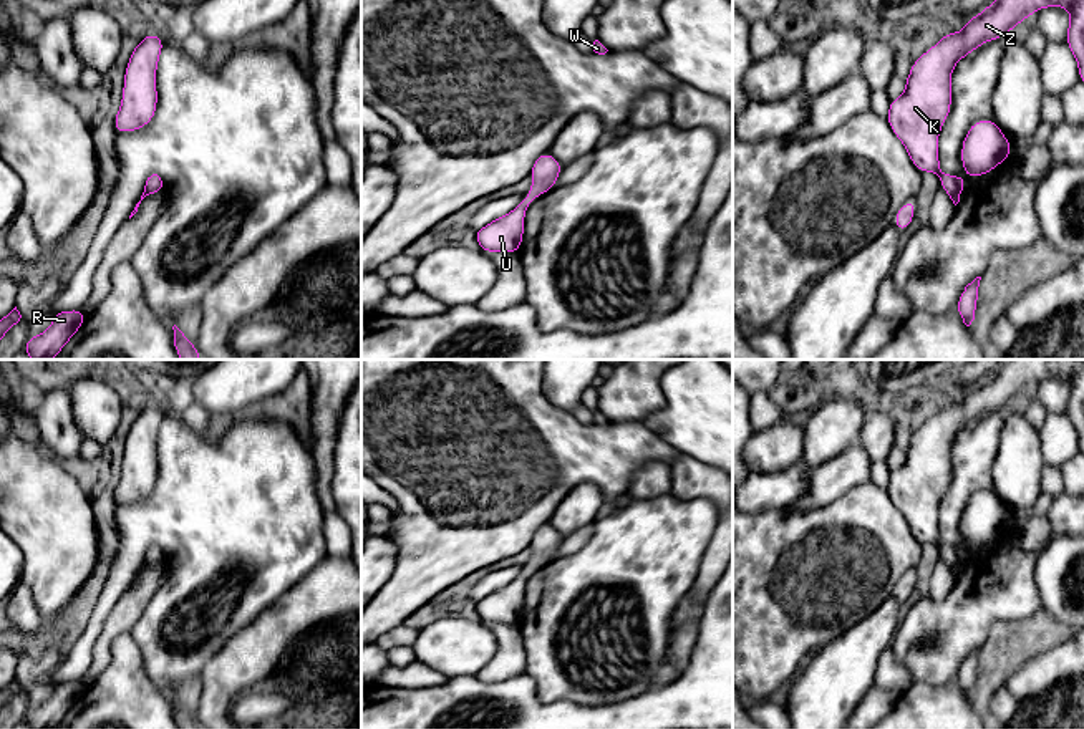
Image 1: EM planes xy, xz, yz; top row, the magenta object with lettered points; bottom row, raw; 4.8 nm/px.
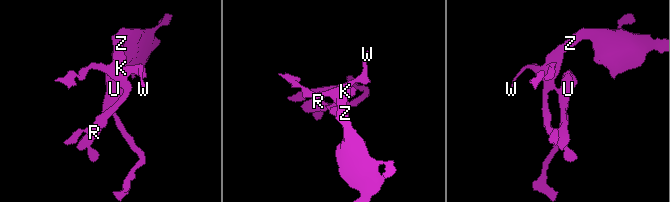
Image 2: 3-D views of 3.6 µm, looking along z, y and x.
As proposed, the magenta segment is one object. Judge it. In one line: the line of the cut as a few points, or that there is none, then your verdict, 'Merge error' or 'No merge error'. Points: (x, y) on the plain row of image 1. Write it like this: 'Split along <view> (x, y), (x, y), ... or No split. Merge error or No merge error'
No split. No merge error

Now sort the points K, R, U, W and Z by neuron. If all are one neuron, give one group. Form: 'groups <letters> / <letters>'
groups K R U W Z

